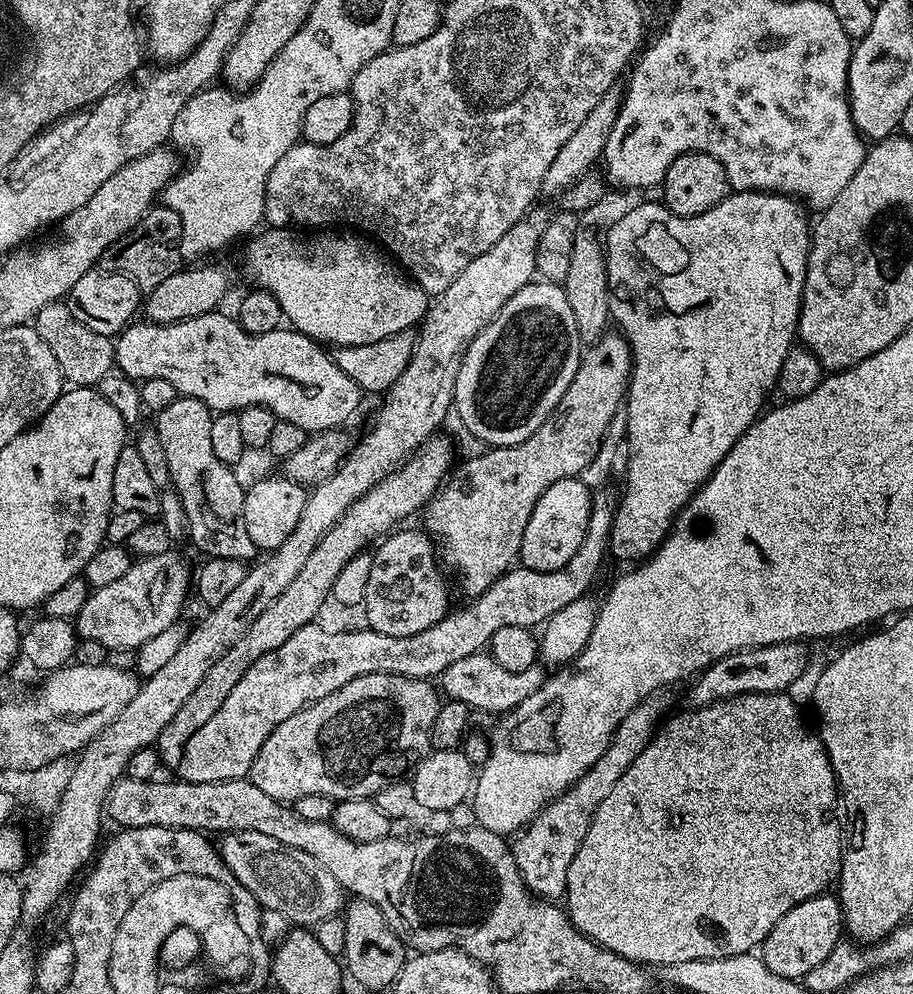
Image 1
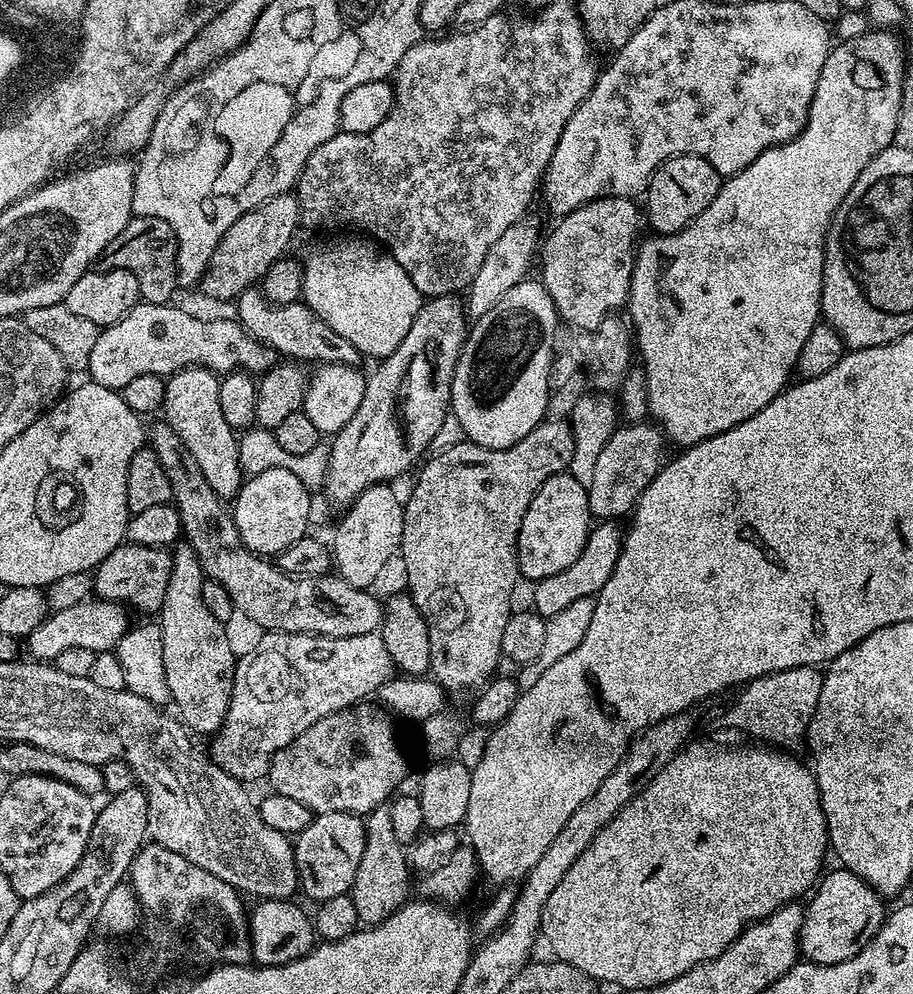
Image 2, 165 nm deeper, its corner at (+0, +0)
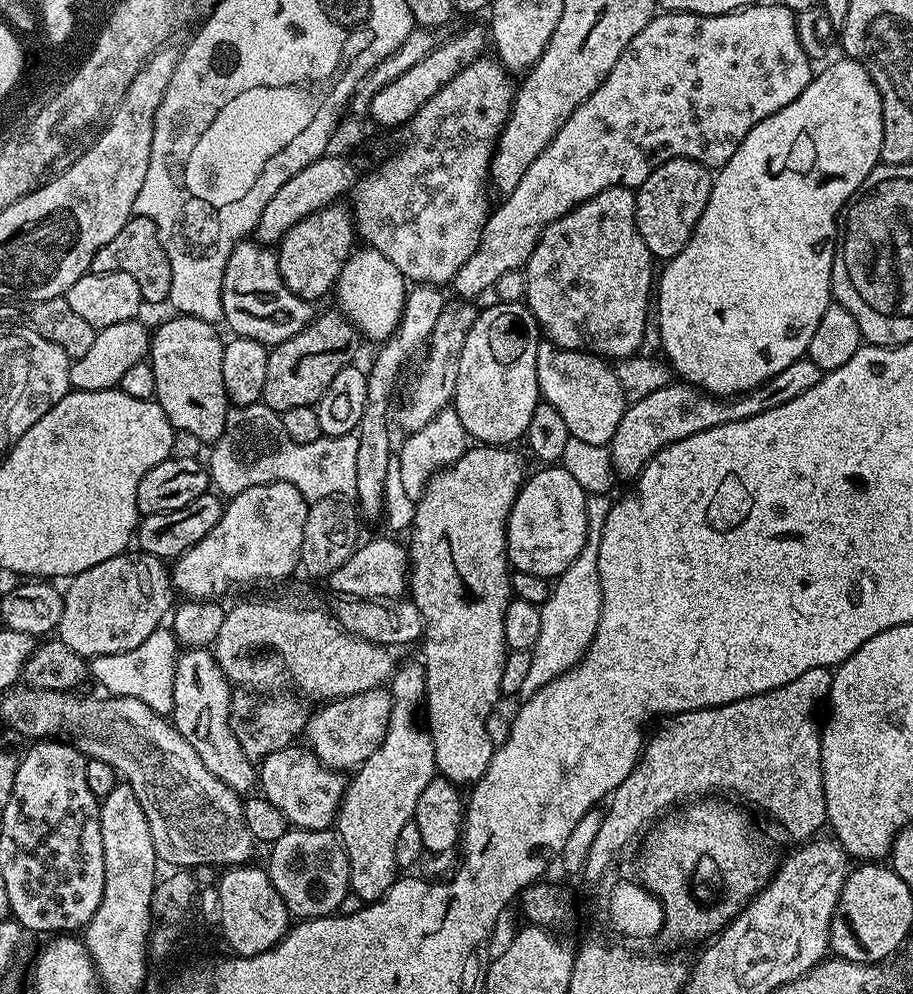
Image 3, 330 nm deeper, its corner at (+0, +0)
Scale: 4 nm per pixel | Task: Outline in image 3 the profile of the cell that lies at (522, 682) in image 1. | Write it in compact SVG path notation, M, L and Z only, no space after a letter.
M381 686L341 700L327 701L317 708L320 709L309 715L302 733L303 739L308 739L307 747L328 768L352 770L370 758L378 746L382 746L392 713L392 697L387 687Z

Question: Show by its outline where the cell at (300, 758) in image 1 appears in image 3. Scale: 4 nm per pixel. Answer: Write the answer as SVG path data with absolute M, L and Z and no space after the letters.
M289 746L270 754L258 768L258 788L264 799L284 815L292 828L328 830L333 827L346 780L337 769L328 768L307 747Z

